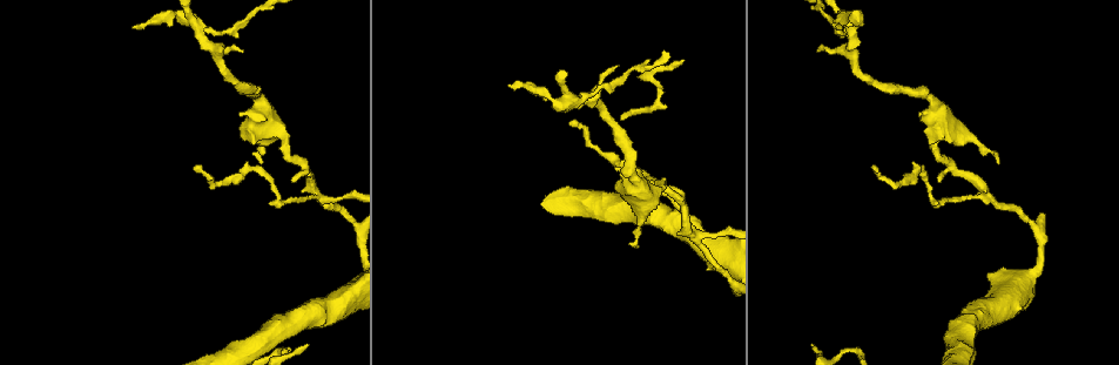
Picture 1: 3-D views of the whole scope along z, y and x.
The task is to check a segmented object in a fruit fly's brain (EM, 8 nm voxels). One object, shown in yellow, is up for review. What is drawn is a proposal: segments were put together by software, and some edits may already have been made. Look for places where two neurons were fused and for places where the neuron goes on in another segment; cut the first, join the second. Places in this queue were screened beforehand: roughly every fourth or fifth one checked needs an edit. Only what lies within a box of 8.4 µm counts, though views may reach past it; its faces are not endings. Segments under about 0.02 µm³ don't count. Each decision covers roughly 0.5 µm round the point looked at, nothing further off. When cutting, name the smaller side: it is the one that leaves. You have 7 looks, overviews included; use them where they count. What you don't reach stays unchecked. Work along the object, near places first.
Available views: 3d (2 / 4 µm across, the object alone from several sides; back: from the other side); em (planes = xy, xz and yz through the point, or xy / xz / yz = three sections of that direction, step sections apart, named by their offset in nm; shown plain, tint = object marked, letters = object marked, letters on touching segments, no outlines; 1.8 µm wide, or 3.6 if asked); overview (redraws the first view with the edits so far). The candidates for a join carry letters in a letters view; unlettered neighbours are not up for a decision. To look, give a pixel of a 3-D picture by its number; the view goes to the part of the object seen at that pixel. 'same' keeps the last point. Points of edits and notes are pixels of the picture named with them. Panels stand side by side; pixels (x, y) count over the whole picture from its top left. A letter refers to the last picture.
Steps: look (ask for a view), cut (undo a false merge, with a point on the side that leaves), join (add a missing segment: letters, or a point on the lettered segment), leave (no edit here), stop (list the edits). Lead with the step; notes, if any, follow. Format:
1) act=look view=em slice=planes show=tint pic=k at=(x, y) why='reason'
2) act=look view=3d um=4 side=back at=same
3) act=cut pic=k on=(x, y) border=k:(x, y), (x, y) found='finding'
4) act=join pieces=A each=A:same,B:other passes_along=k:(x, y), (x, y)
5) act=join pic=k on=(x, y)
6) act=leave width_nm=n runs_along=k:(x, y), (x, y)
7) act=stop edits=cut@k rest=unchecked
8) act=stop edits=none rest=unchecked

act=look view=3d um=2 pic=1 at=(568, 122) why='branch stops here'

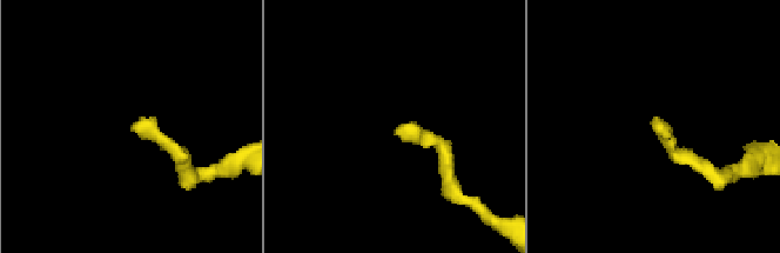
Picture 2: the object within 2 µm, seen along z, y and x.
act=look view=em slice=xz step=8 show=letters pic=2 at=(657, 131)

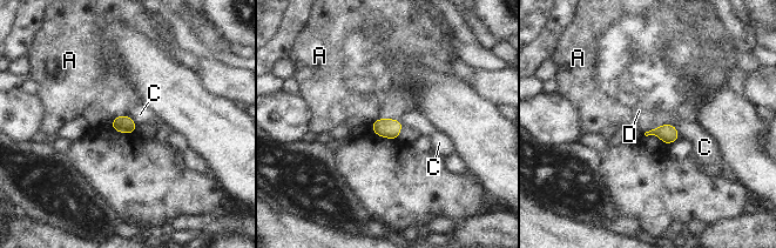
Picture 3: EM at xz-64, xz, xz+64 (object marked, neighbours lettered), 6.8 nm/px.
act=leave each=A:other,C:other,D:other border=3:(672, 124), (662, 124), (643, 134) found='none of them fits'

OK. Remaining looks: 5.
act=look view=3d um=4 pic=1 at=(948, 129) why='three-way junction'

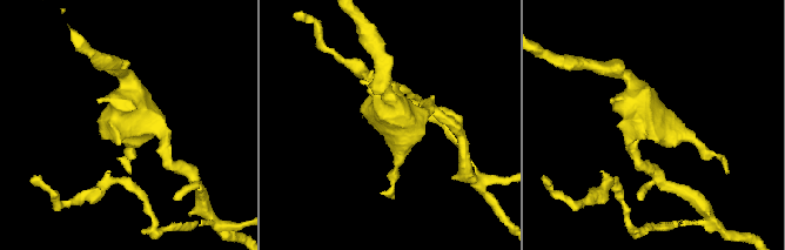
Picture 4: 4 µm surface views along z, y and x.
act=look view=em um=3.6 slice=xz step=8 show=tint pic=4 at=(142, 118)

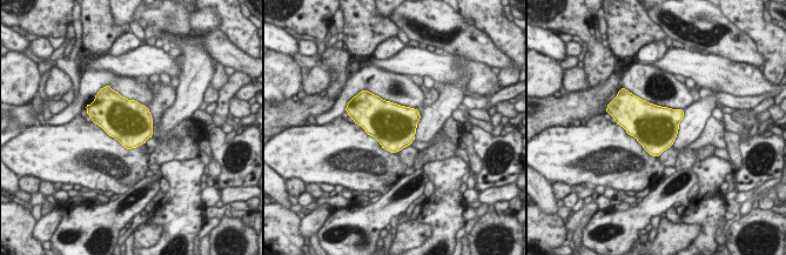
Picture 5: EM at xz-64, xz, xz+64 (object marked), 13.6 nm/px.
act=look view=em um=3.6 slice=planes show=letters at=same

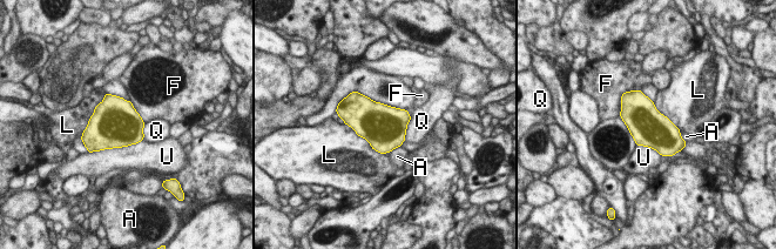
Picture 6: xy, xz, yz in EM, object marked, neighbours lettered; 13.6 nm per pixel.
act=leave each=A:other,F:other,L:other,Q:other,U:other border=6:(345, 123), (373, 149), (389, 153) found='all the same neuron'

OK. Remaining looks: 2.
act=look view=em slice=yz step=4 show=letters pic=1 at=(204, 37) why='four or more arms meet'

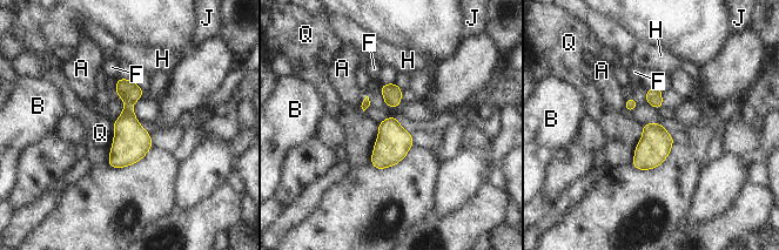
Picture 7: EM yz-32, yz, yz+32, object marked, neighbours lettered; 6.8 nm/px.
act=cut pic=7 on=(128, 90) width_nm=220 longest_contact=Q:300nm each=A:other,B:other,F:other,H:other,J:other,Q:other found='a second neuron is stuck on'

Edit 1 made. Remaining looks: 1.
act=stop edits=cut@7 rest=unchecked

